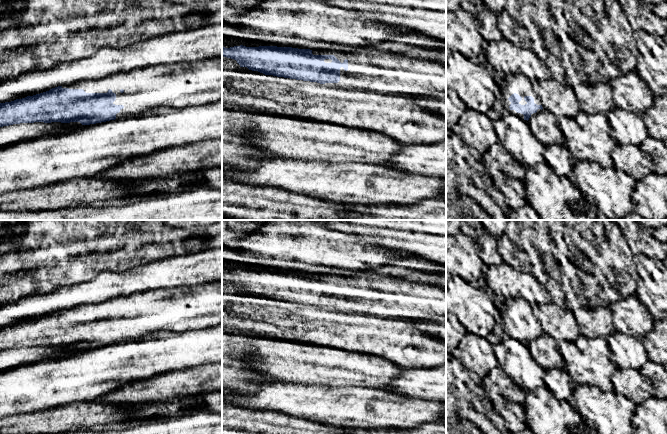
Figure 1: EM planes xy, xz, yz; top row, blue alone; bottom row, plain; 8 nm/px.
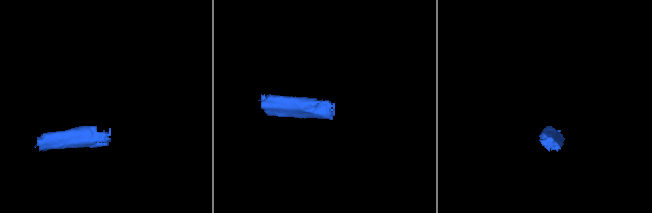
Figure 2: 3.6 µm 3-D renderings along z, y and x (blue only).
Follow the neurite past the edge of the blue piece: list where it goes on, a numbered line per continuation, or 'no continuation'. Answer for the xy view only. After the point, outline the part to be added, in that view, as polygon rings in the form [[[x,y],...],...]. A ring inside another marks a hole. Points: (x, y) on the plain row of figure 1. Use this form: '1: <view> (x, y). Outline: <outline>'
1: xy (186, 308). Outline: [[[222,280],[194,286],[181,286],[136,293],[130,296],[118,297],[99,304],[80,305],[62,312],[83,313],[86,317],[107,317],[109,313],[116,318],[115,329],[124,332],[116,338],[116,343],[138,339],[158,331],[188,332],[222,324]]]

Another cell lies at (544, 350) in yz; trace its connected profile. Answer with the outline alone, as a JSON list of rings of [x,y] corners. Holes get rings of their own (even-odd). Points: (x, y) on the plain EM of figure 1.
[[[542,333],[536,340],[528,344],[534,361],[545,371],[551,368],[565,368],[565,361],[553,337]]]

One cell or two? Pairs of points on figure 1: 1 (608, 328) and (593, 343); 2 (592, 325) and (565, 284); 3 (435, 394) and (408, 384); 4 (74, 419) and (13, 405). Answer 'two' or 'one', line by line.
1: two
2: one
3: one
4: two

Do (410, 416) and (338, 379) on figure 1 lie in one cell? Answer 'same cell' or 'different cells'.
different cells

